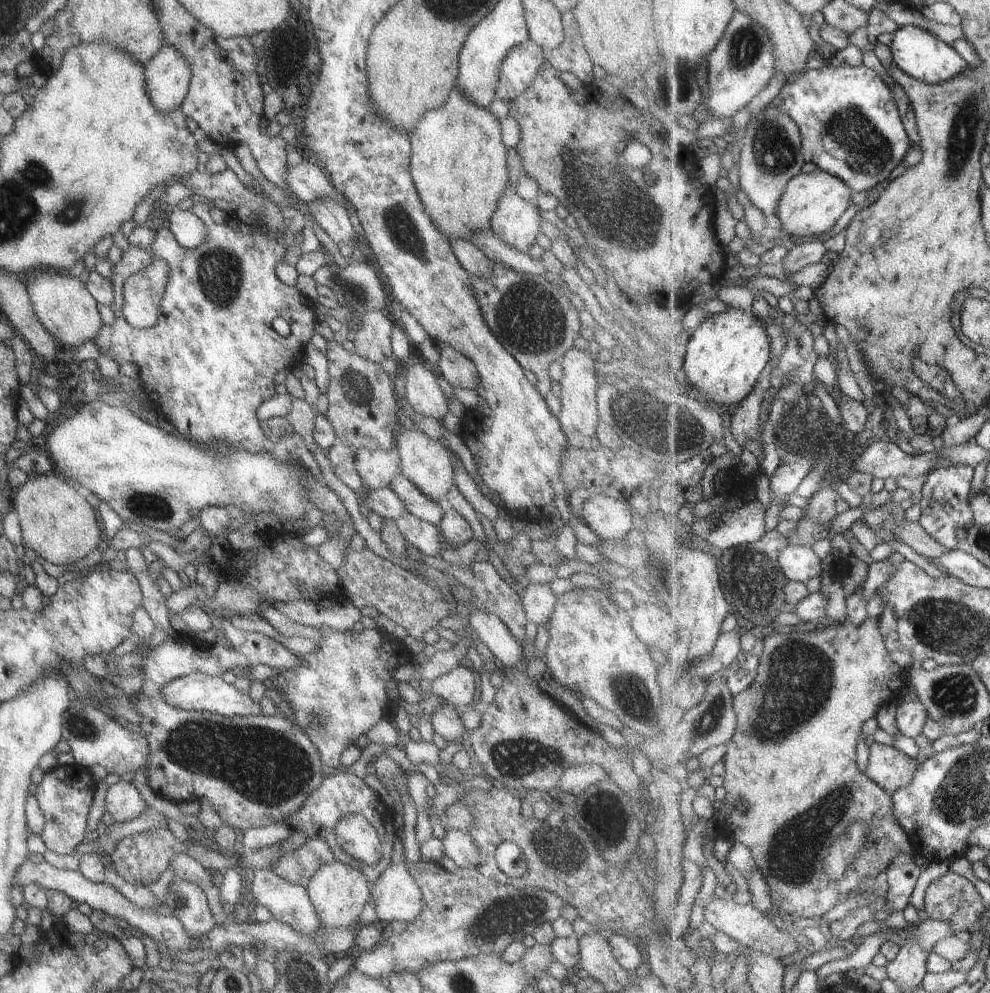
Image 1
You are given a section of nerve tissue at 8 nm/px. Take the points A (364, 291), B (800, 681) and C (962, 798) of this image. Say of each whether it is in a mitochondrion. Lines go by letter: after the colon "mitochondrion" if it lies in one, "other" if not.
A: mitochondrion
B: mitochondrion
C: mitochondrion

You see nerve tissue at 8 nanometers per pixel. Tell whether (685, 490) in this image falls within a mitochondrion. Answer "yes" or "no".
no

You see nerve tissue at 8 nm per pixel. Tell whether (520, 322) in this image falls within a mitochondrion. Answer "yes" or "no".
yes

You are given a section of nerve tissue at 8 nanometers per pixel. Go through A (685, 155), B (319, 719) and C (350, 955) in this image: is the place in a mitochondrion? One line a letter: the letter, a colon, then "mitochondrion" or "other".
A: other
B: mitochondrion
C: other

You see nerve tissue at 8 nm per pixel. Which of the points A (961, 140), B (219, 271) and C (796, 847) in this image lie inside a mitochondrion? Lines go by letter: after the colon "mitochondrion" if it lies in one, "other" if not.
A: mitochondrion
B: mitochondrion
C: mitochondrion

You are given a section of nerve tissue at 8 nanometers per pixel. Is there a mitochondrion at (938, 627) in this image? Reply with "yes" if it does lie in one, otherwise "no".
yes

